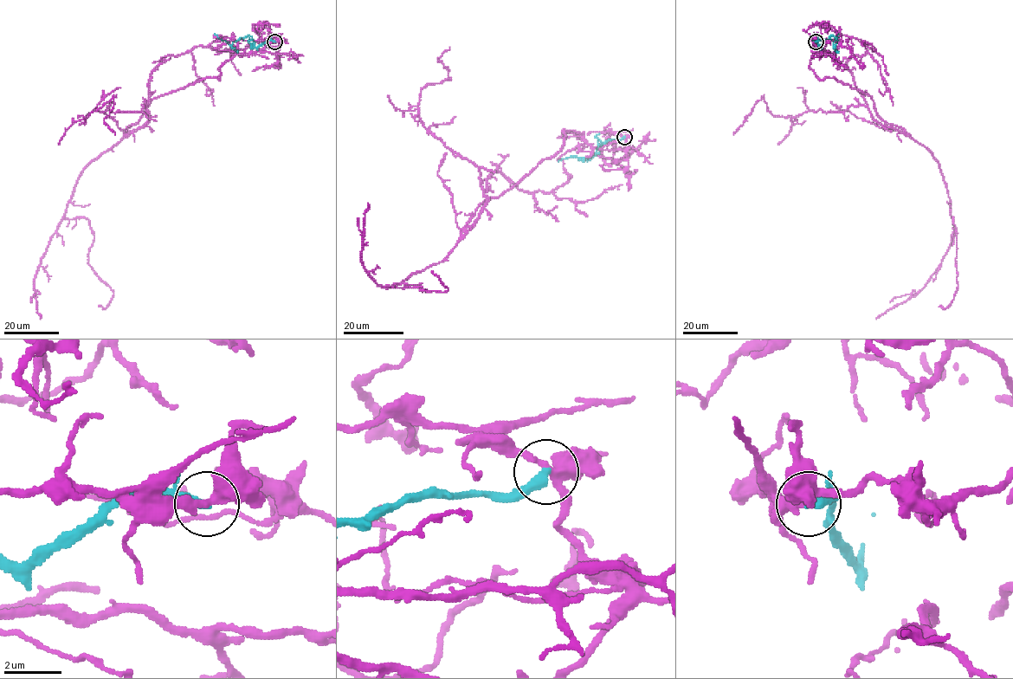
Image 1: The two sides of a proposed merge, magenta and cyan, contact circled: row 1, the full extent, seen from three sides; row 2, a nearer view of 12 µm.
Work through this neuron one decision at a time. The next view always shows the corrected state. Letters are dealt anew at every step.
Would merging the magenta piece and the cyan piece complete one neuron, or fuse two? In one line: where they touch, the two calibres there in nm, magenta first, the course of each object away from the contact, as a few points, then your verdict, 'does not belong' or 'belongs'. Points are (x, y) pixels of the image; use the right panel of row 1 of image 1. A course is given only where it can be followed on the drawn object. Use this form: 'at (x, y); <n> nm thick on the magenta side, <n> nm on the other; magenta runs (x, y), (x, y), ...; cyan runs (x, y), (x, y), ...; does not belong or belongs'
at (816, 42); 320 nm thick on the magenta side, 340 nm on the other; magenta runs (816, 41), (839, 41), (814, 53), (816, 76), (903, 131), (866, 106), (784, 117), (761, 99), (733, 134); cyan runs (816, 42), (818, 40), (820, 47), (826, 39), (834, 36), (837, 40), (835, 45), (838, 34); does not belong

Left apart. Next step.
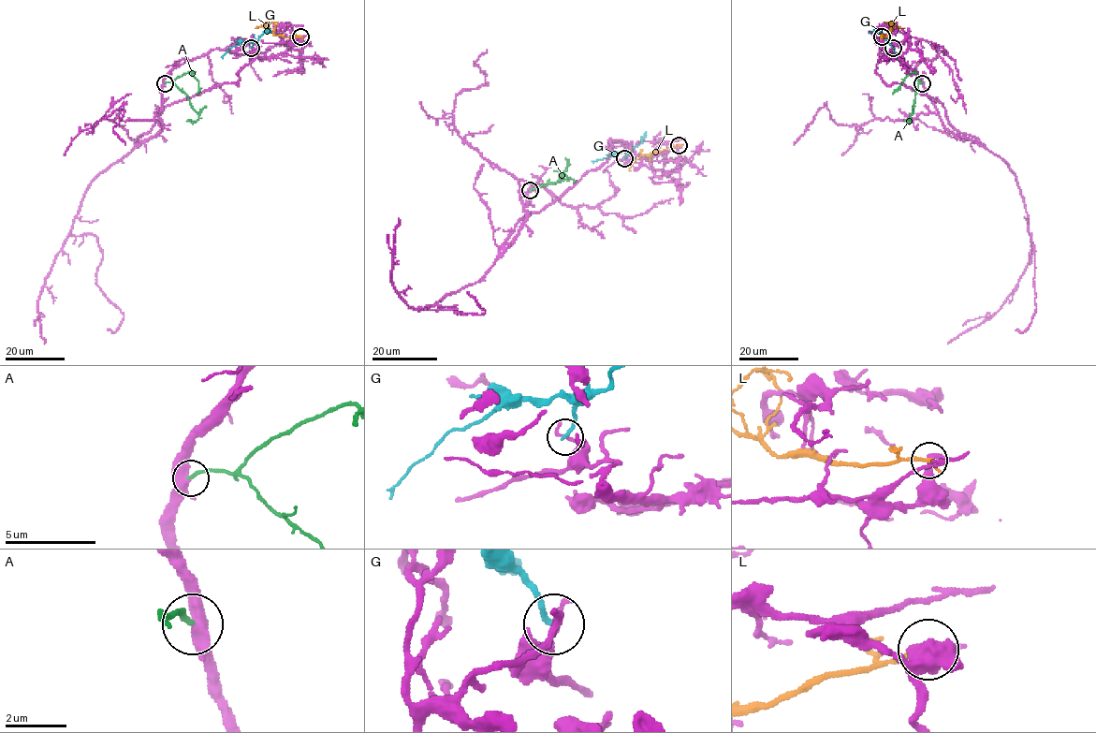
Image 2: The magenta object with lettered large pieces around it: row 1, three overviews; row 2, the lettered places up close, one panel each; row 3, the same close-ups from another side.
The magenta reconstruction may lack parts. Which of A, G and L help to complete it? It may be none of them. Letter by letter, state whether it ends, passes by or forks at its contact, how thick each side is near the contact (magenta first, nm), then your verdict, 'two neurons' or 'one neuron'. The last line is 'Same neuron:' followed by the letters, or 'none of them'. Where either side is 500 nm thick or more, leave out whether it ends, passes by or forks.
A: it ends there; 360 nm thick on the magenta side, 180 nm on the other; one neuron
G: it ends there; 220 nm thick on the magenta side, 180 nm on the other; two neurons
L: it ends there; 340 nm thick on the magenta side, 200 nm on the other; two neurons
Same neuron: A

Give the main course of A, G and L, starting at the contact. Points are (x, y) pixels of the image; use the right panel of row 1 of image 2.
A: (922, 83), (916, 91), (913, 110), (910, 118), (904, 121)
G: (893, 48), (887, 41), (897, 57)
L: (882, 36), (888, 36), (895, 27), (905, 28)

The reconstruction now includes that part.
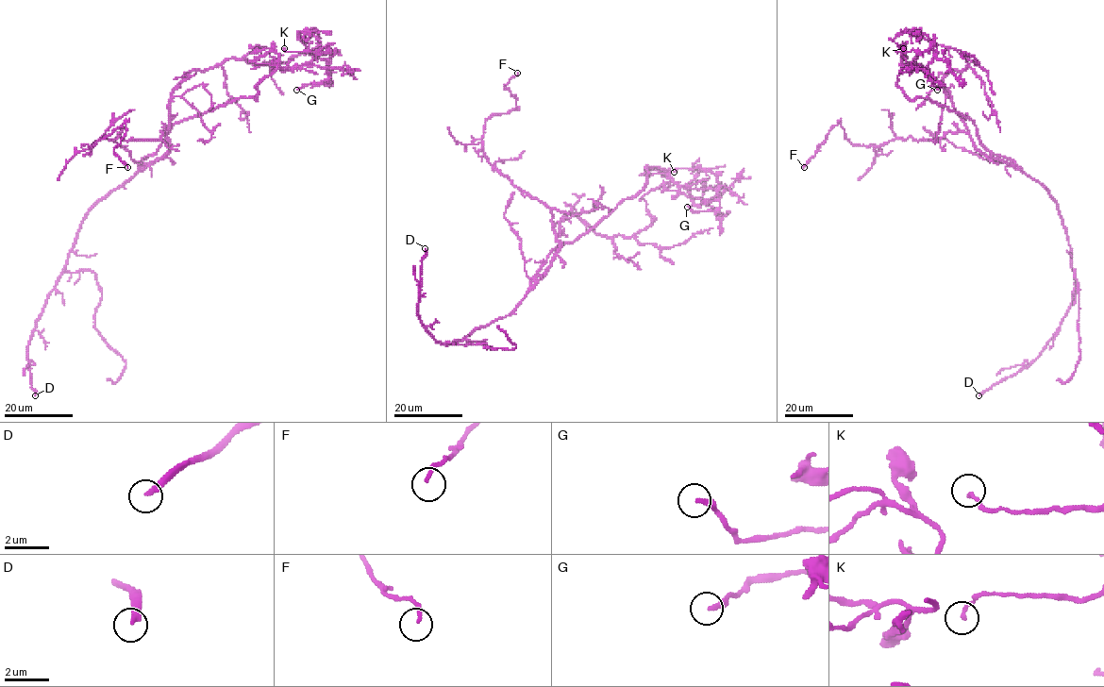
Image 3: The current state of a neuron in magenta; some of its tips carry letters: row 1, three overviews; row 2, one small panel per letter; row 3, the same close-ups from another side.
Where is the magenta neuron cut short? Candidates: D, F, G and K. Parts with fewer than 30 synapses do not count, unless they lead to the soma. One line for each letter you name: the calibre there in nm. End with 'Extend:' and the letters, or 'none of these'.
D: calibre 260 nm
Extend: D

